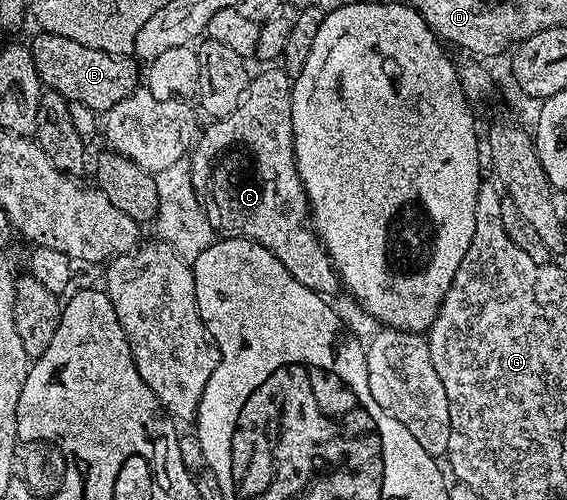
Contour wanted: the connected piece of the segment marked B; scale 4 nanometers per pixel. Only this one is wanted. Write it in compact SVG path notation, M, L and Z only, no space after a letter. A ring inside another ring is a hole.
M44 32L38 35L38 38L31 42L31 49L42 87L59 92L59 96L63 96L68 102L87 104L87 108L106 112L138 89L138 63L132 57L99 52L95 48L78 44L75 40L67 40L67 36Z

